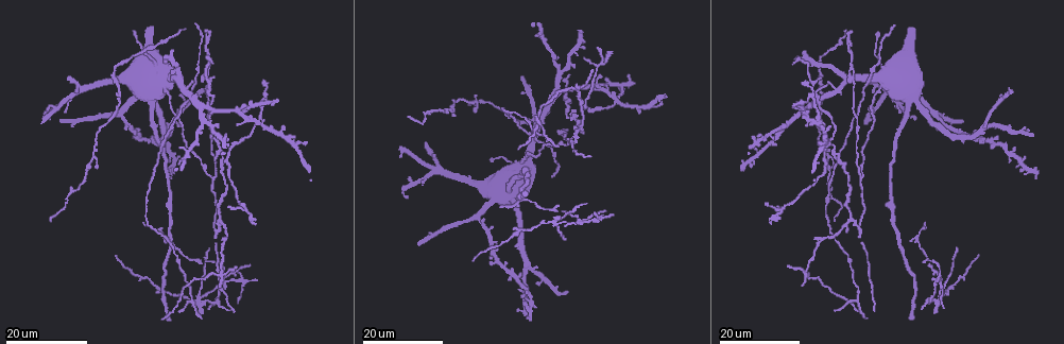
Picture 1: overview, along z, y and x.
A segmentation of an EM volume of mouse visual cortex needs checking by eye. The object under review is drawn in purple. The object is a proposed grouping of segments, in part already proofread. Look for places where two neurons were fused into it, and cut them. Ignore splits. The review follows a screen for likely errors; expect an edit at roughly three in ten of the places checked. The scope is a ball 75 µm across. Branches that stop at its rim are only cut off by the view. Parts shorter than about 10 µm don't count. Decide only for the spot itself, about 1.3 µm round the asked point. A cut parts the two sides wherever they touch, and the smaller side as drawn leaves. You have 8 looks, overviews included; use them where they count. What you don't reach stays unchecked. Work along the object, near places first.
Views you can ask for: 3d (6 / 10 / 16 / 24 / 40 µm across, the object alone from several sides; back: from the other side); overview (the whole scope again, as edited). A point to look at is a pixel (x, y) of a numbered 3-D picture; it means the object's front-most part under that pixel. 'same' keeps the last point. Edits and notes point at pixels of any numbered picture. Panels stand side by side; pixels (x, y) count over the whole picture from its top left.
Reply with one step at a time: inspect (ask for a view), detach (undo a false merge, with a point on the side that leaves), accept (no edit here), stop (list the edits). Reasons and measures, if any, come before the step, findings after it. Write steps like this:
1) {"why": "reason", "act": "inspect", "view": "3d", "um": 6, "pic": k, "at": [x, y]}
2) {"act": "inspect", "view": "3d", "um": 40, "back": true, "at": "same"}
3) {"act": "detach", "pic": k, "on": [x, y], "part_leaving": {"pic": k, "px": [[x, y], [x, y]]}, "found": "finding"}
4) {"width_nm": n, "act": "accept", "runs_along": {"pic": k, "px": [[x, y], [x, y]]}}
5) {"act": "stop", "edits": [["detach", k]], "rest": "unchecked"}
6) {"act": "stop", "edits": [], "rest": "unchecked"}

{"why": "branch point", "act": "inspect", "view": "3d", "um": 16, "pic": 1, "at": [562, 71]}

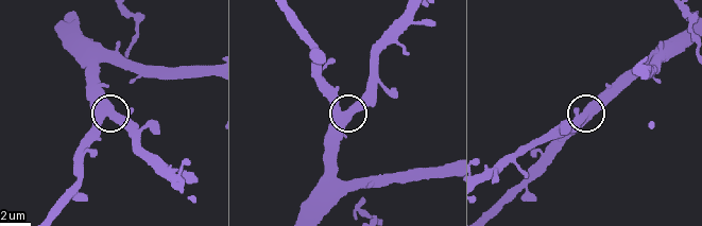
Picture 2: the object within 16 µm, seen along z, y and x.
{"act": "inspect", "view": "3d", "um": 6, "pic": 2, "at": [586, 116]}

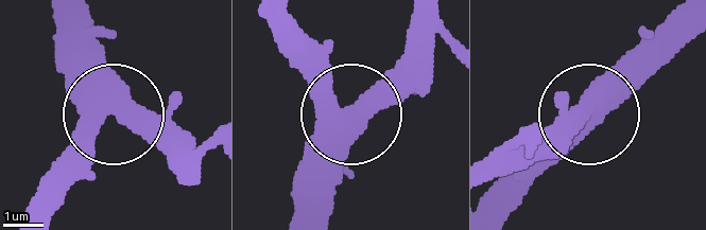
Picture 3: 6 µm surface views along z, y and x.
{"arms": 3, "act": "accept", "runs_along": {"pic": 3, "px": [[320, 215], [337, 135], [411, 57]]}, "found": "one neuron here"}

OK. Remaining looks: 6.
{"why": "side arm on a straight run", "act": "inspect", "view": "3d", "um": 24, "pic": 1, "at": [861, 177]}

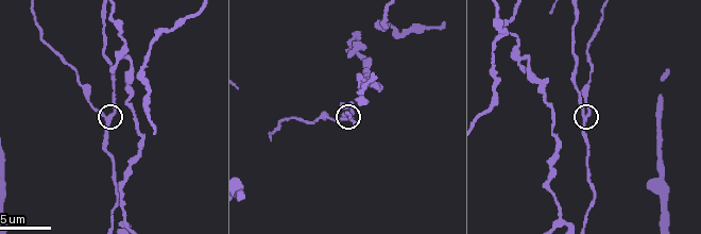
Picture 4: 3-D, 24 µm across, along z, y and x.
{"act": "inspect", "view": "3d", "um": 6, "pic": 4, "at": [583, 117]}

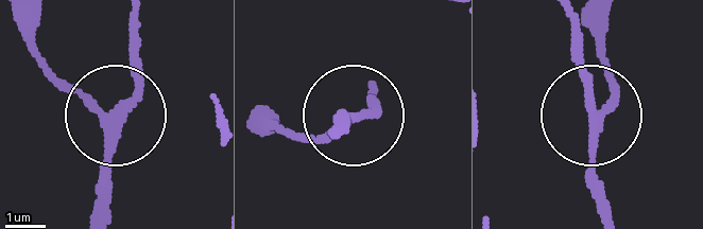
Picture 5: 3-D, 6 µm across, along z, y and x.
{"act": "accept", "runs_along": {"pic": 5, "px": [[600, 21], [610, 86], [589, 109], [579, 15]]}, "found": "continuous, no second neuron"}

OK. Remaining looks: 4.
{"why": "a fork", "act": "inspect", "view": "3d", "um": 24, "pic": 1, "at": [859, 230]}

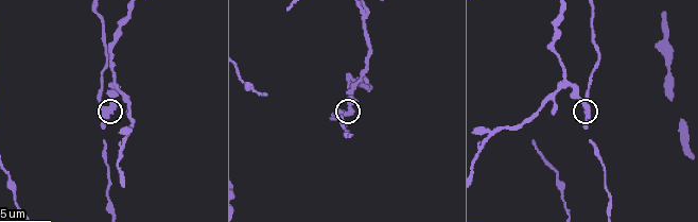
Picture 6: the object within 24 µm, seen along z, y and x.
{"act": "inspect", "view": "3d", "um": 10, "pic": 6, "at": [588, 113]}

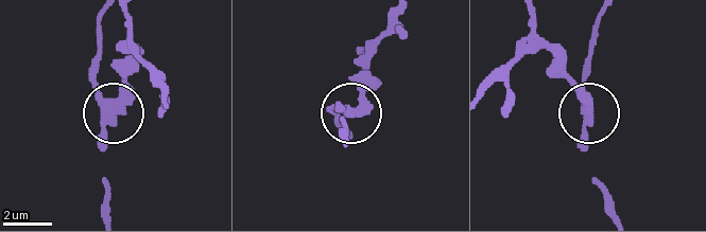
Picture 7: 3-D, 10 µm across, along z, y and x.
{"act": "detach", "pic": 7, "on": [360, 95], "part_leaving": {"pic": 7, "px": [[110, 104], [126, 64], [126, 15]]}, "found": "a second neuron is stuck on"}

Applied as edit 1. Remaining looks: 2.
{"why": "four arms meet", "act": "inspect", "view": "3d", "um": 16, "pic": 1, "at": [578, 220]}

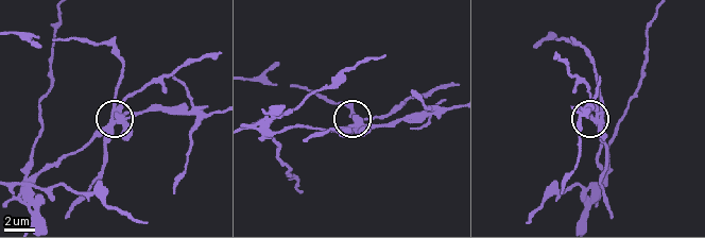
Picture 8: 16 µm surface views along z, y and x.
{"act": "inspect", "view": "3d", "um": 6, "pic": 8, "at": [356, 121]}

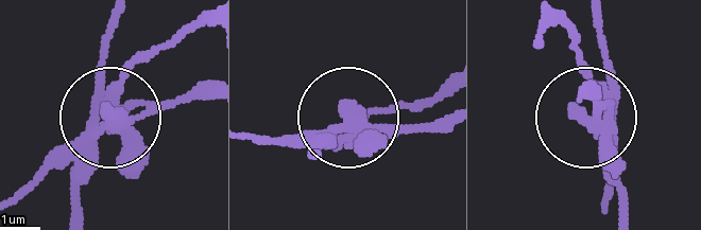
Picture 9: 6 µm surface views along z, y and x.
{"arms": 4, "act": "detach", "pic": 9, "on": [127, 173], "found": "a second neuron is stuck on"}

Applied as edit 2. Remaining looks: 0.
{"act": "stop", "edits": [["detach", 7], ["detach", 9]], "rest": "unchecked"}

